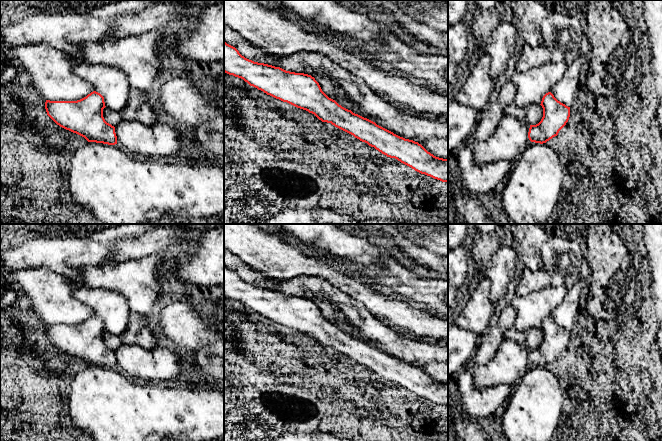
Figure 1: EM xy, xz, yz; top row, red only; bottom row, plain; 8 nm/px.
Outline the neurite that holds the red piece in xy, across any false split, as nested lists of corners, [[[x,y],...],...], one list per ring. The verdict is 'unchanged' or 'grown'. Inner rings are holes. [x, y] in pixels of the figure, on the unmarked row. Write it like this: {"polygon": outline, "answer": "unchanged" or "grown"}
{"polygon": [[[93,315],[77,325],[46,324],[47,339],[60,351],[84,361],[88,366],[117,368],[115,351],[103,341],[104,321]]], "answer": "unchanged"}

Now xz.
{"polygon": [[[225,265],[224,296],[243,303],[250,310],[263,315],[267,319],[314,338],[322,346],[331,347],[360,365],[374,371],[387,381],[395,382],[421,398],[442,406],[448,406],[448,383],[436,381],[418,366],[400,361],[377,349],[375,346],[342,331],[322,315],[319,307],[311,299],[290,296],[280,291],[254,286],[242,280],[235,271],[227,268]]], "answer": "unchanged"}

